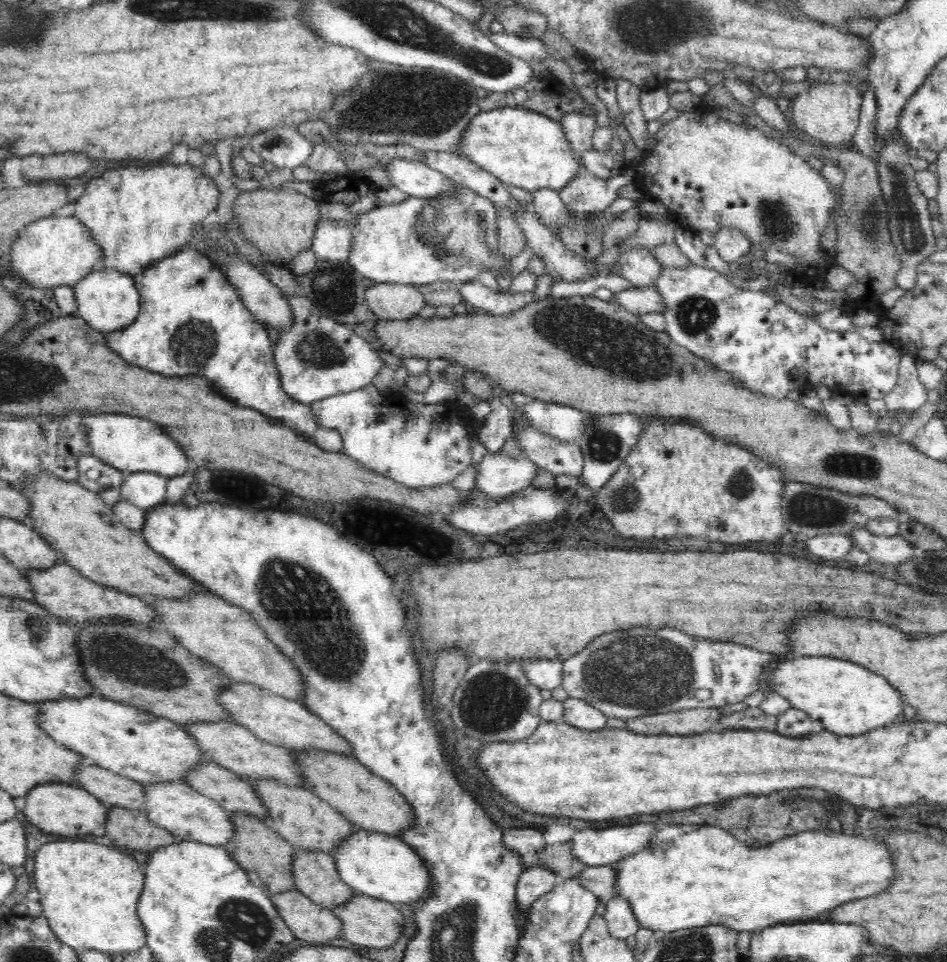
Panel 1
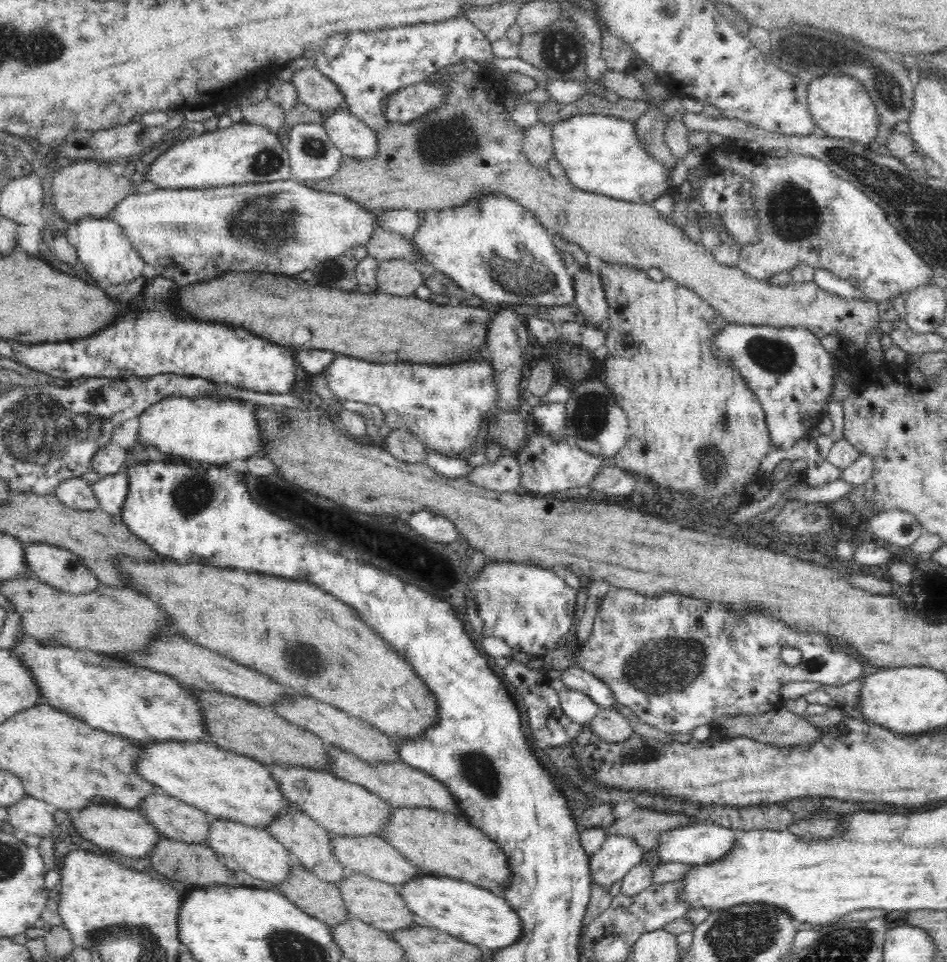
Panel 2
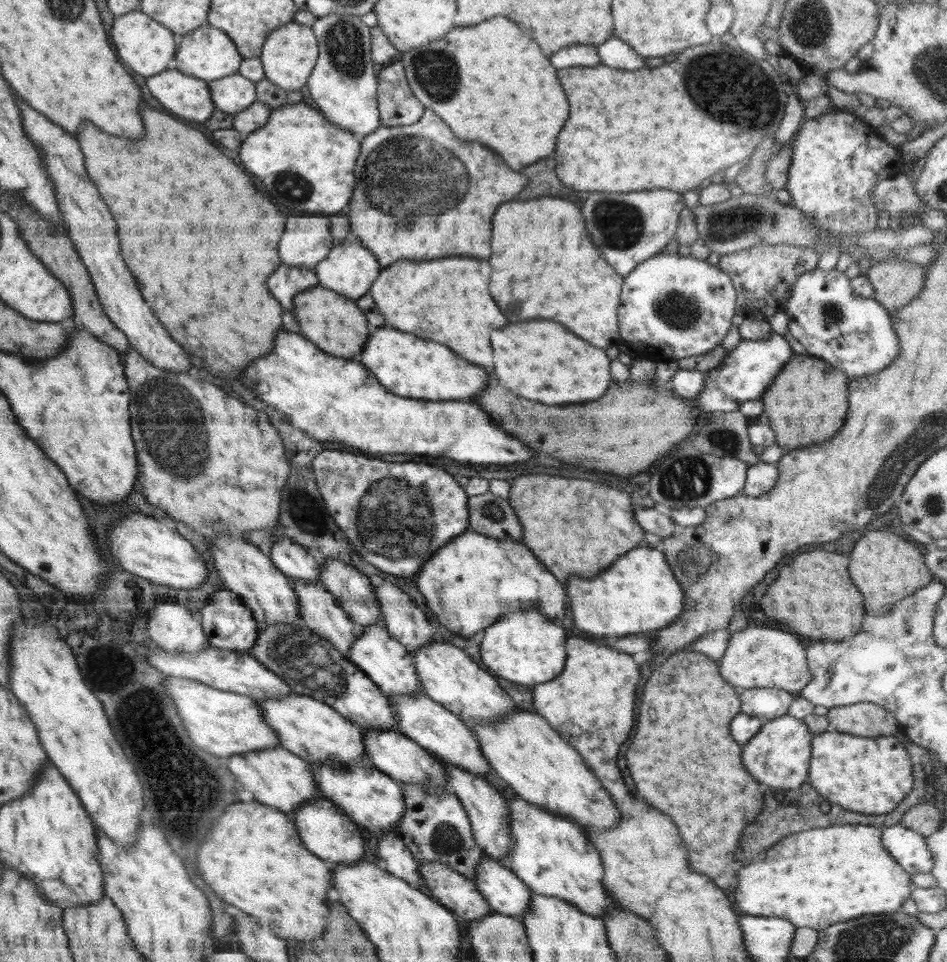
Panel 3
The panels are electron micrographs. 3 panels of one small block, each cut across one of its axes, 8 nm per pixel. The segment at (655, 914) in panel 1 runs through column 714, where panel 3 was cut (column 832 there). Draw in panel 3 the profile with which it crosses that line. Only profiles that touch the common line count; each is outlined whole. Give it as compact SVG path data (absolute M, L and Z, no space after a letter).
M846 824L808 830L808 840L780 840L774 844L766 858L758 864L748 864L738 872L735 901L746 915L780 917L797 927L810 927L820 931L836 924L856 918L862 914L893 913L911 896L911 874L892 858L882 844L879 826Z

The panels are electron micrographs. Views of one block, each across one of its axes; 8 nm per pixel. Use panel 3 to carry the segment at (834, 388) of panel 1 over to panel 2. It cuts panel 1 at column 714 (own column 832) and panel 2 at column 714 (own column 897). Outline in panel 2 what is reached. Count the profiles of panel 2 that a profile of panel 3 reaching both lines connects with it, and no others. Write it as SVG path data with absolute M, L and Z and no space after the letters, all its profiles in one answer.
M726 323L712 340L711 351L714 356L723 358L738 371L746 384L754 391L765 417L775 448L790 449L799 440L808 436L814 428L816 414L824 413L828 405L832 386L834 386L834 355L822 346L817 336L804 328L777 328L776 326L749 326L748 324Z

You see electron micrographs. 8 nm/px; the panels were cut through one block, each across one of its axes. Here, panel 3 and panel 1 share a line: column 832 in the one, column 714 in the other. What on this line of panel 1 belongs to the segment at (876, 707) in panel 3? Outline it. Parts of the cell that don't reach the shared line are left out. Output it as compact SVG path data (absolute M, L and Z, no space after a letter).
M693 708L626 719L626 728L643 735L691 735L724 731L720 720L728 714L720 709Z

